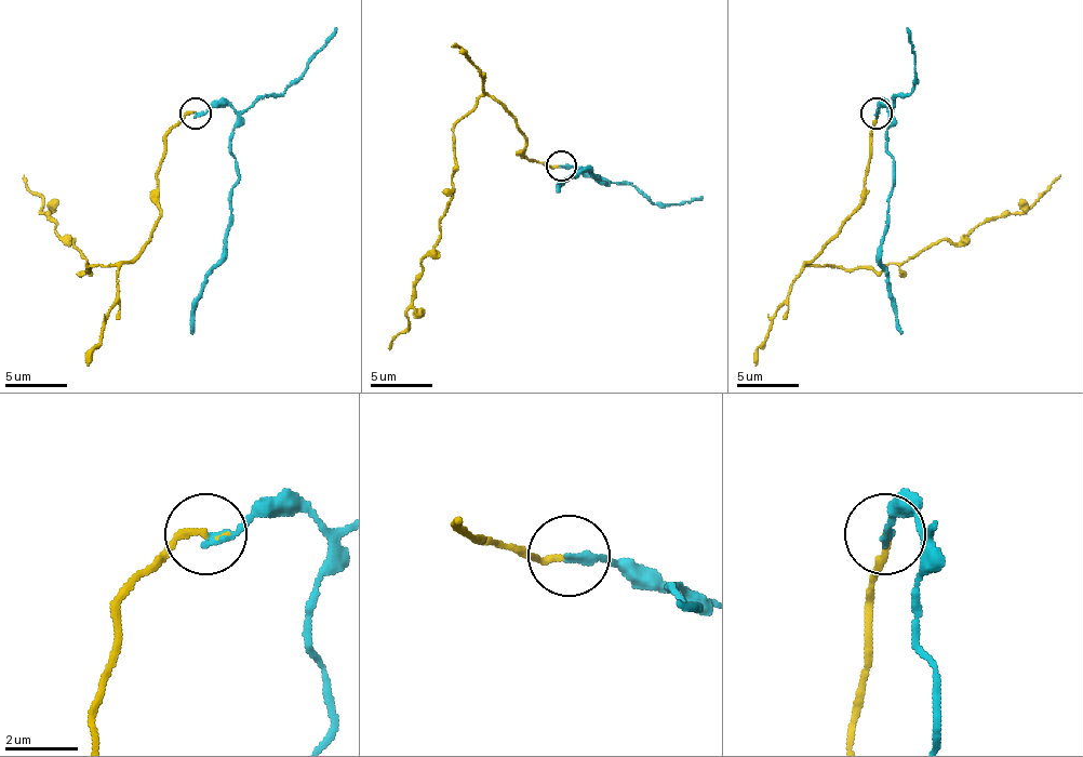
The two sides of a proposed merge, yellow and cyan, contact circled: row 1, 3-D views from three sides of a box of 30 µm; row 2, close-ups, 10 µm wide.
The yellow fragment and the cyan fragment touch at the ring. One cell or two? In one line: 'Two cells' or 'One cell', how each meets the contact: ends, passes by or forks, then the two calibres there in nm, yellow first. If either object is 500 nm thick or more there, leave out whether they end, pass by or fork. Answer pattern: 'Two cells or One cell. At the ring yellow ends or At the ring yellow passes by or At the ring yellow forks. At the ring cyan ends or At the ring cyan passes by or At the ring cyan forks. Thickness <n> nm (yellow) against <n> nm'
Two cells. At the ring yellow ends. At the ring cyan ends. Thickness 180 nm (yellow) against 200 nm

